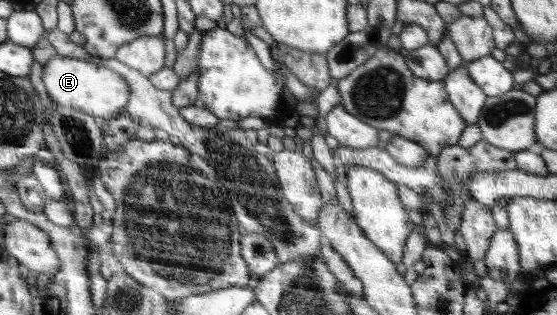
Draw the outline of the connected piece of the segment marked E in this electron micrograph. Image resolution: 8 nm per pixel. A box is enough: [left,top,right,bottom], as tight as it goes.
[42,55,131,118]

